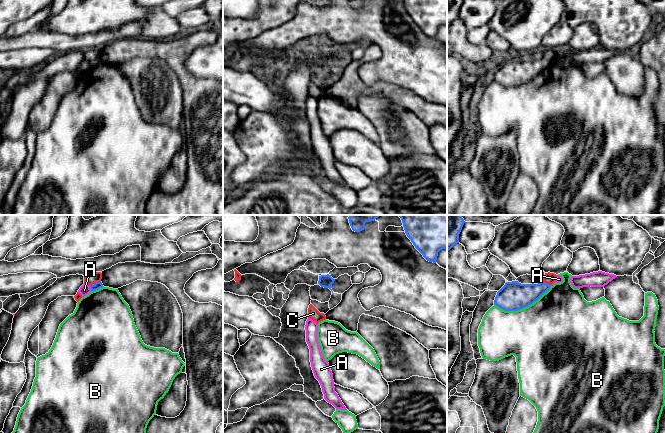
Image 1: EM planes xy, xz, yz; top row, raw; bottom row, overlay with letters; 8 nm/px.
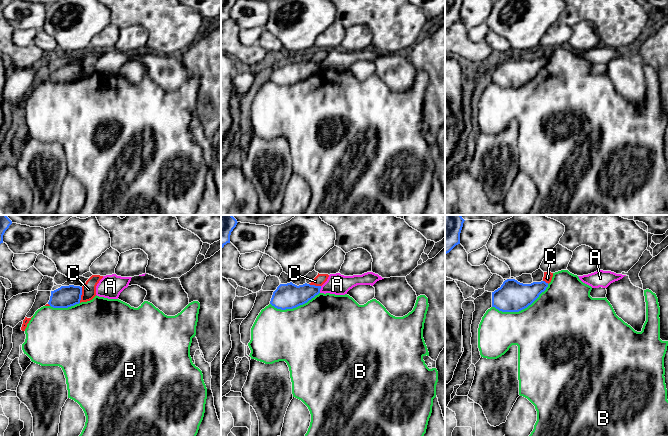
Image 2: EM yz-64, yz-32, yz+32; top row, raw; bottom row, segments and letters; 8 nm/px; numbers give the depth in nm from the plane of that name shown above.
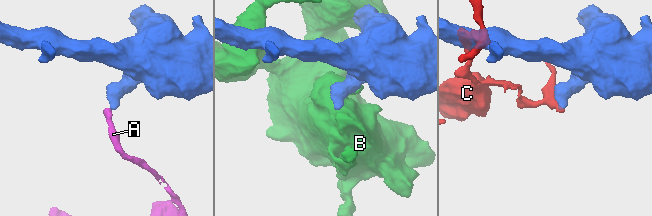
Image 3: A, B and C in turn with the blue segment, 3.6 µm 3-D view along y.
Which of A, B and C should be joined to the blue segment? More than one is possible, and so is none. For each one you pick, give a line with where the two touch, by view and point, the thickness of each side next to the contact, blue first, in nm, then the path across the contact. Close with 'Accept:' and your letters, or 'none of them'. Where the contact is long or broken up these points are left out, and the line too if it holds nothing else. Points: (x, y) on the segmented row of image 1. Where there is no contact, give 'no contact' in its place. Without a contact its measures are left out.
Accept: none of them

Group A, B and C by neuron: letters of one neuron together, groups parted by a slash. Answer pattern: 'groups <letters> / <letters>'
groups A / B / C

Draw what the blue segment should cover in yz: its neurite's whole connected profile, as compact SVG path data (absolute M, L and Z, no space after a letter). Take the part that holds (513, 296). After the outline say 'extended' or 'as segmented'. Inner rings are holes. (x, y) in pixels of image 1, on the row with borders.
M518 281L506 282L497 292L494 305L505 311L517 311L533 304L550 287L550 284L544 282L538 284L521 284Z | as segmented

